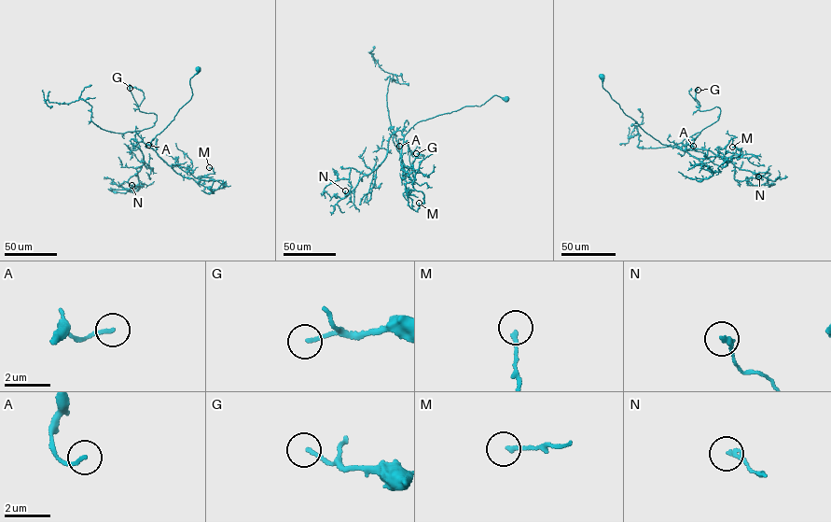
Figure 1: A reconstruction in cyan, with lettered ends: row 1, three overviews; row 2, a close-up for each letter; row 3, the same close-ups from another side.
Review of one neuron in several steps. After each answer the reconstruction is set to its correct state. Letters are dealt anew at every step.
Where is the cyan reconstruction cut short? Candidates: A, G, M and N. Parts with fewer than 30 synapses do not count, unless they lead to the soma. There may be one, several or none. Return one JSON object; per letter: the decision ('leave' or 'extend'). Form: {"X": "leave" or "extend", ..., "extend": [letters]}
{"A": "leave", "G": "leave", "M": "leave", "N": "leave", "extend": []}

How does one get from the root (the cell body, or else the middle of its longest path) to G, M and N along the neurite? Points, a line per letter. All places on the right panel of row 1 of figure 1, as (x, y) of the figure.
G: (601, 77), (625, 114), (678, 148), (692, 145), (719, 118), (717, 106), (699, 110), (698, 90)
M: (601, 77), (603, 88), (625, 114), (662, 144), (701, 161), (719, 155), (730, 162), (740, 150), (732, 147)
N: (601, 77), (603, 88), (625, 114), (662, 144), (711, 150), (734, 165), (735, 179), (758, 176)

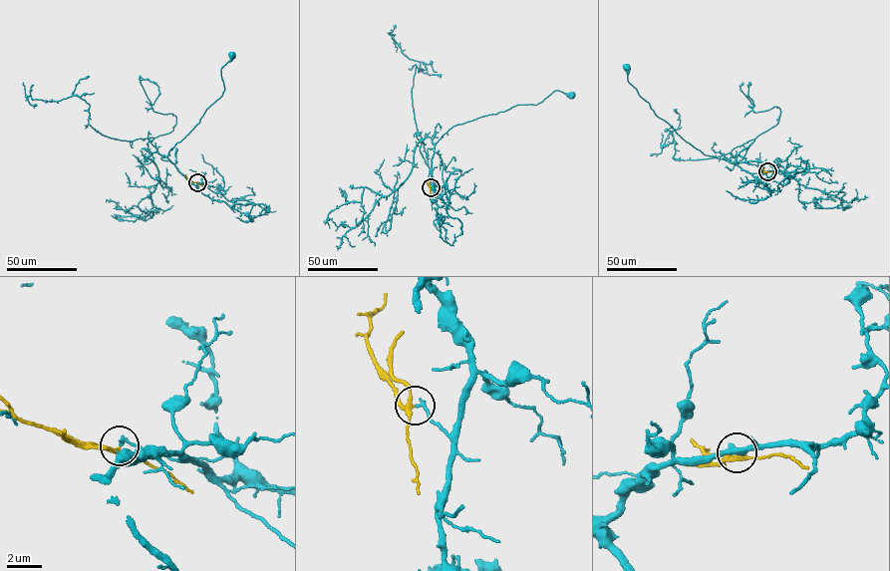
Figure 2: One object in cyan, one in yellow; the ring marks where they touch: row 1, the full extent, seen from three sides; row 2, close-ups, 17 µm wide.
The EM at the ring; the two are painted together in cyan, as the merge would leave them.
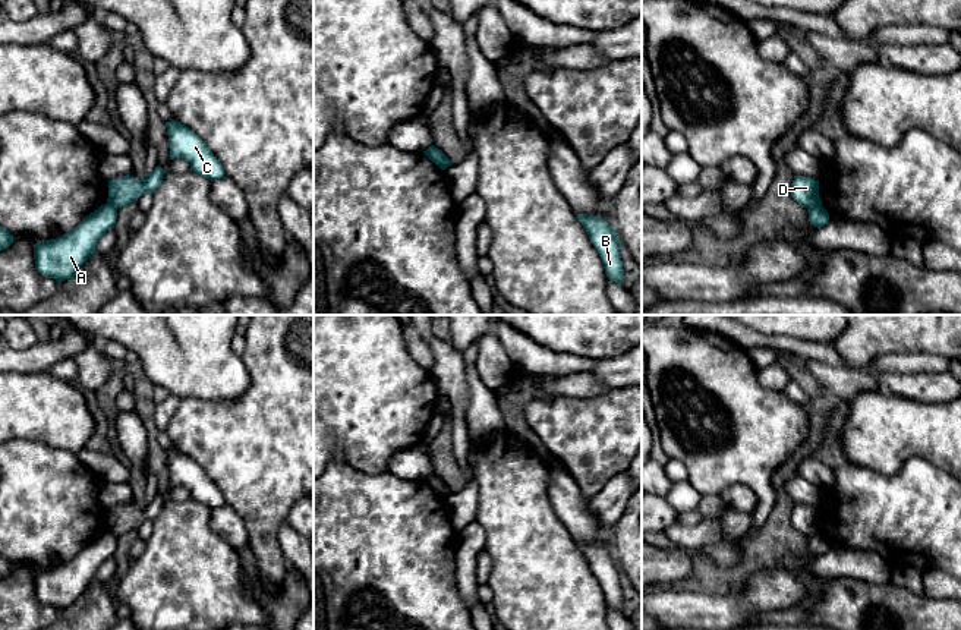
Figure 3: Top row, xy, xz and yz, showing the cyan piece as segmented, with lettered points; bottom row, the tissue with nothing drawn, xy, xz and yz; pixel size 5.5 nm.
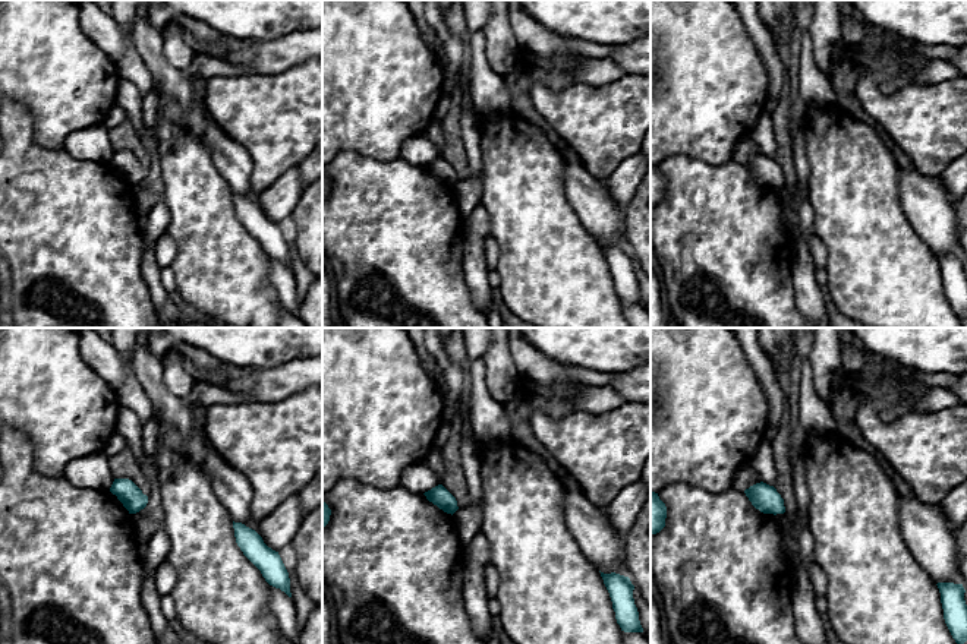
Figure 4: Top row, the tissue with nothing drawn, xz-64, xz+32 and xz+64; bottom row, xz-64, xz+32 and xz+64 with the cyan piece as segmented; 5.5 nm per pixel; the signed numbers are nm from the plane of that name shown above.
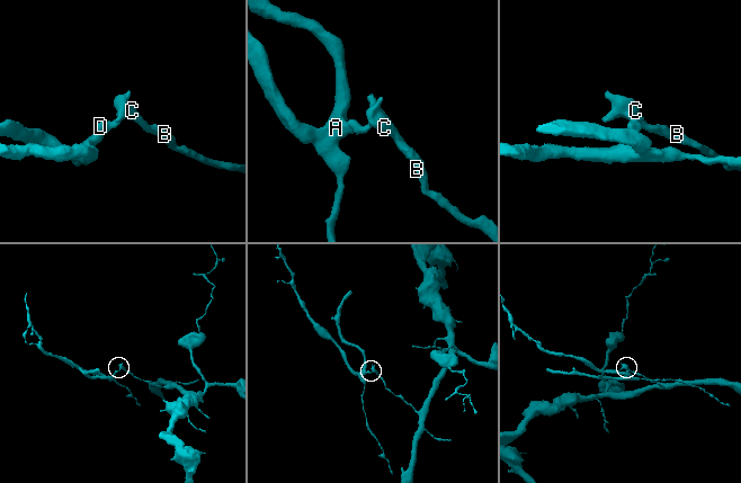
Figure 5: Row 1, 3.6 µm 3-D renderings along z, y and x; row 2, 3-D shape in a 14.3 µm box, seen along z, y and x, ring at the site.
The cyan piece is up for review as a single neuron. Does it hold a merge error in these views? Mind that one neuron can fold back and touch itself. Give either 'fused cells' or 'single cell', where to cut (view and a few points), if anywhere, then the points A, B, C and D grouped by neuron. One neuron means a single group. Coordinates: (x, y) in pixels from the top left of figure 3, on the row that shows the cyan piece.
fused cells; cut yz (821, 205), (812, 205), (807, 210); groups A / B C D

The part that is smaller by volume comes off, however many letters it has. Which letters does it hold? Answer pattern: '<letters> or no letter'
A

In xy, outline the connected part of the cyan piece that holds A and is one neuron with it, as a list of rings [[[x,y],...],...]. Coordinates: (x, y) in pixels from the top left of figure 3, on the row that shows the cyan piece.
[[[104,204],[69,233],[51,240],[37,240],[34,245],[35,268],[57,283],[75,277],[94,253],[98,239],[107,230],[114,229],[116,220],[117,208]]]

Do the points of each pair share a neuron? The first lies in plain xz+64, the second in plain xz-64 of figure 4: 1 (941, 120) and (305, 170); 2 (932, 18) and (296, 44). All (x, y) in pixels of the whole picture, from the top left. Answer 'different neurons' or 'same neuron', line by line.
1: different neurons
2: different neurons

